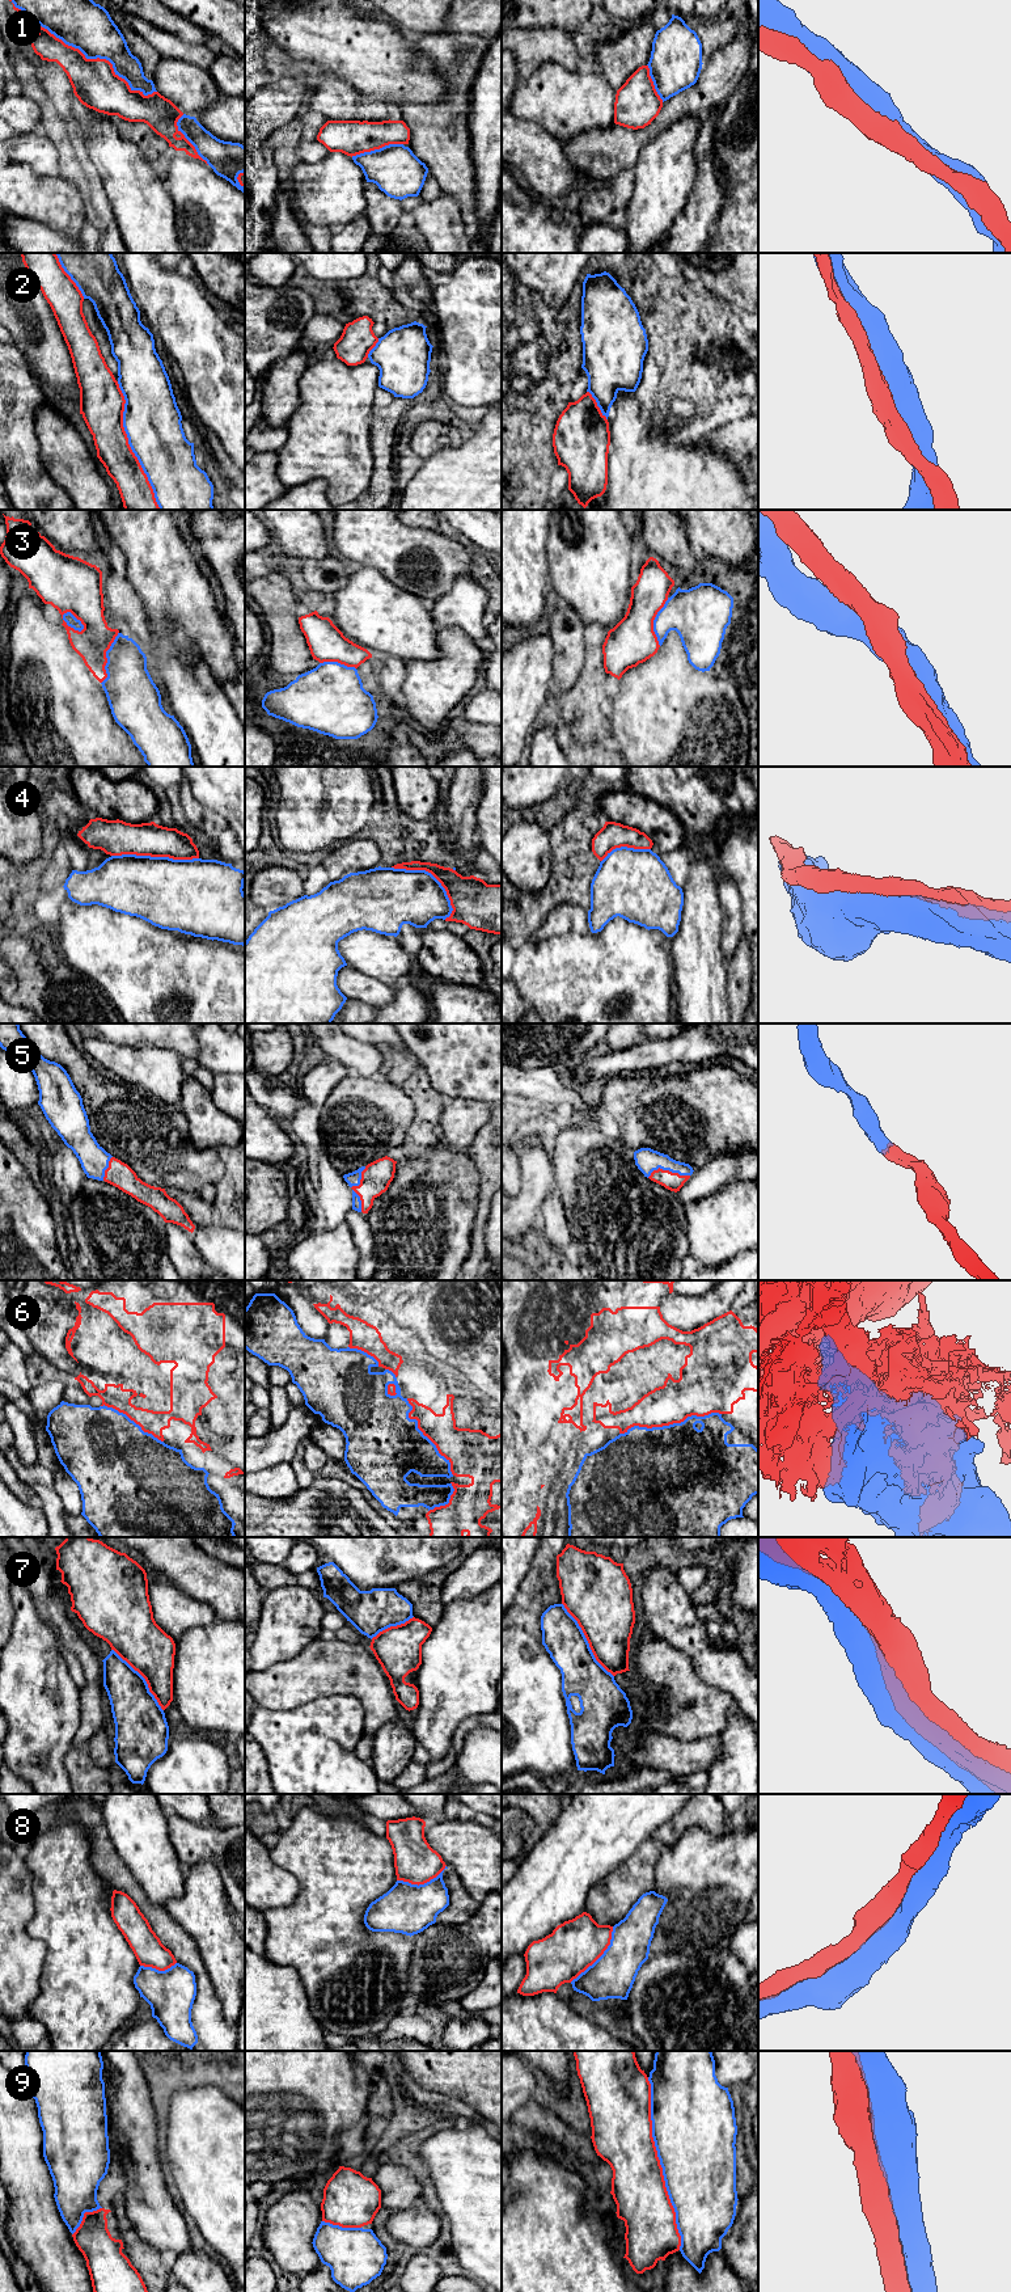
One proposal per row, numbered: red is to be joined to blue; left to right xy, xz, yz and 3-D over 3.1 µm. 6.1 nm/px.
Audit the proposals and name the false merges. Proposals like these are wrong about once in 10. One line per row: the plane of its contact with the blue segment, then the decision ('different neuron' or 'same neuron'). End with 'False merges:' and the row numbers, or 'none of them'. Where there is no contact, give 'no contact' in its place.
1: contact in xy; same neuron
2: contact in xy; same neuron
3: contact in xy; same neuron
4: contact in xy; same neuron
5: contact in xz; same neuron
6: contact in yz; different neuron
7: contact in yz; same neuron
8: contact in yz; same neuron
9: contact in yz; same neuron
False merges: 6

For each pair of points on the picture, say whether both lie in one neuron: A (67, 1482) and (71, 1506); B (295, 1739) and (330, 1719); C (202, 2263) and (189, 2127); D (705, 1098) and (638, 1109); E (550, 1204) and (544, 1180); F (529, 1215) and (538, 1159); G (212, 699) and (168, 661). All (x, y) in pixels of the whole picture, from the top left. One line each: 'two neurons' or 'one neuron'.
A: one neuron
B: one neuron
C: two neurons
D: one neuron
E: two neurons
F: one neuron
G: one neuron

